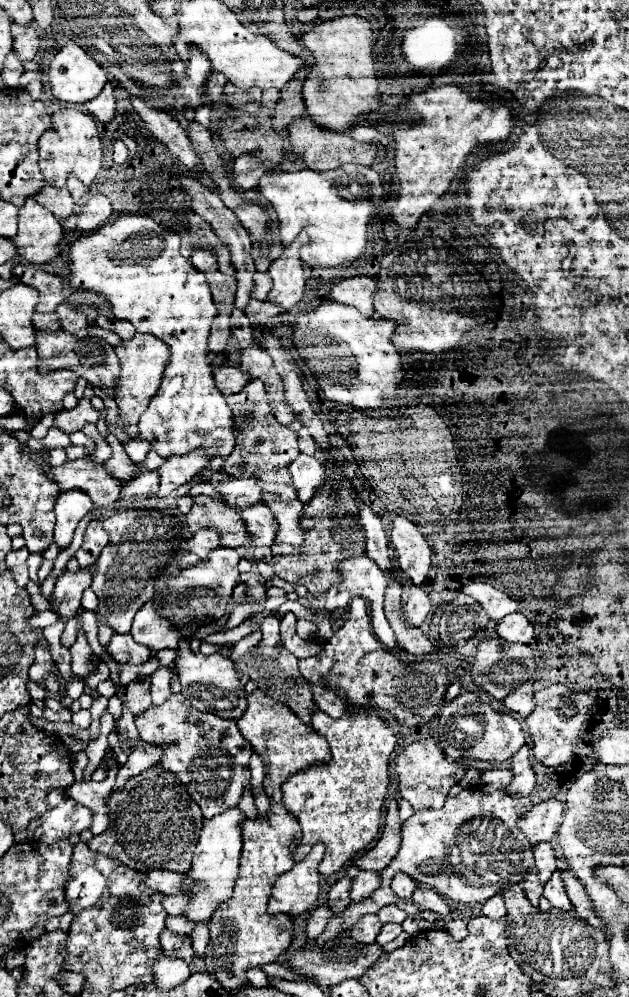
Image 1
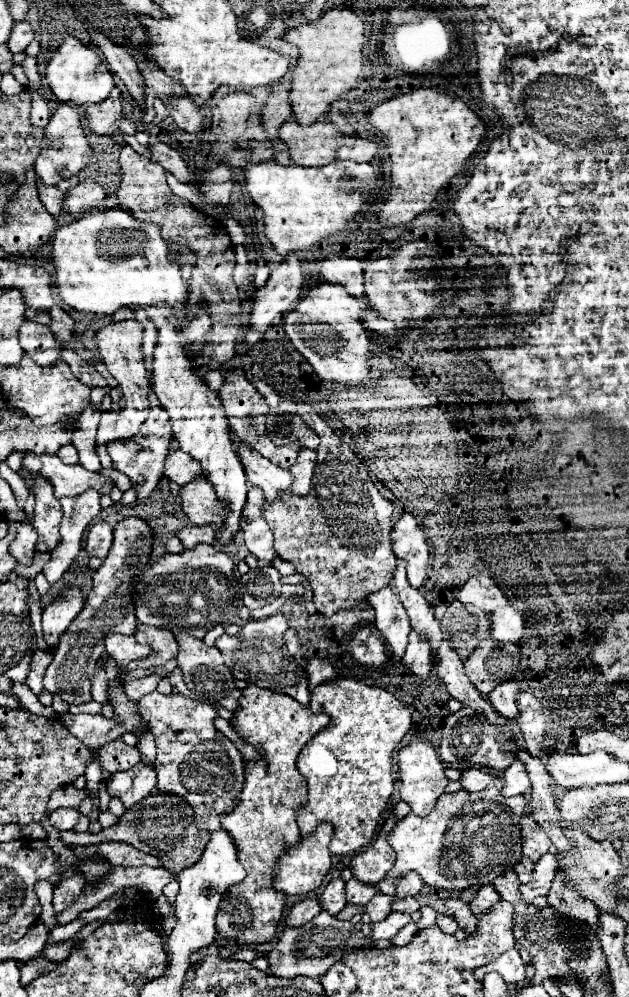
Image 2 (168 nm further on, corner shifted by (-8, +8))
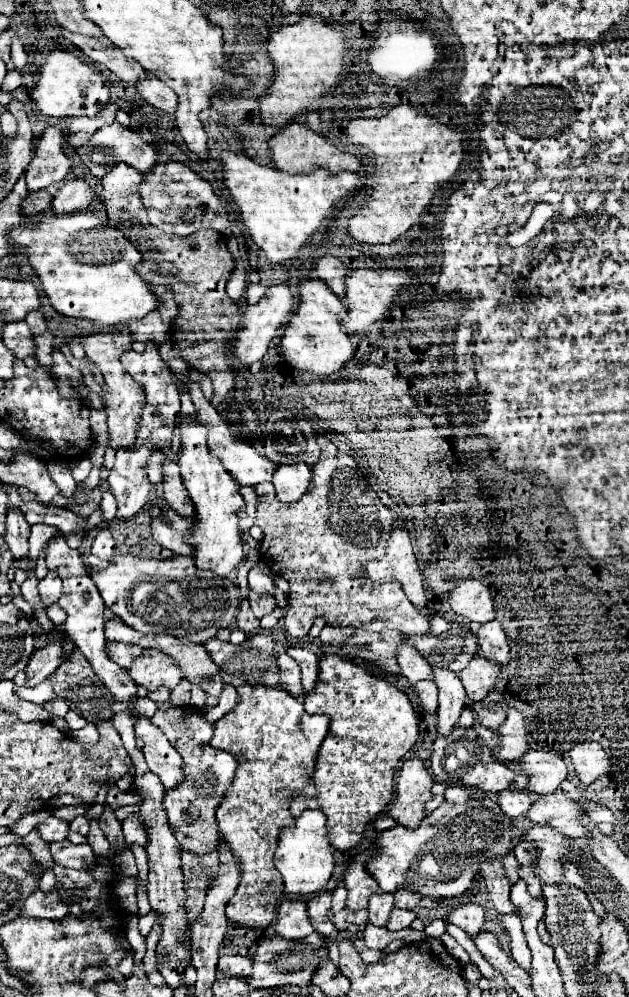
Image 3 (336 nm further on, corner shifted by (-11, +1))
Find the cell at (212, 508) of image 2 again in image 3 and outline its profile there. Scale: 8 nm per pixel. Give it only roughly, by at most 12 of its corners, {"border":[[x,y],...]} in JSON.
{"border":[[163,463],[163,499],[185,517],[195,515],[179,479],[179,465]]}

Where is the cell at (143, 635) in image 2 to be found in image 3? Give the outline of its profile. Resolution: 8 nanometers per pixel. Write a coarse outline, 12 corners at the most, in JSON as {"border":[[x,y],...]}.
{"border":[[145,649],[129,677],[147,691],[173,691],[183,679],[167,655]]}

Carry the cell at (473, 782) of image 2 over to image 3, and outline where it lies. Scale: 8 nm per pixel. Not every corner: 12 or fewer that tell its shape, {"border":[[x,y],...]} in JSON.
{"border":[[449,787],[443,797],[447,803],[467,803],[467,787]]}

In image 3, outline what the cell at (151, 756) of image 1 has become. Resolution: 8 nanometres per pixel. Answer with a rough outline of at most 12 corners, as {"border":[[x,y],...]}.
{"border":[[137,815],[127,817],[123,835],[127,847],[147,845],[147,833]]}

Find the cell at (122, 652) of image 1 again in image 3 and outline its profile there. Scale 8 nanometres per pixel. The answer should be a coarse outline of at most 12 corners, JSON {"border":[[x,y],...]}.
{"border":[[107,643],[113,663],[127,669],[131,659],[139,657],[139,645]]}

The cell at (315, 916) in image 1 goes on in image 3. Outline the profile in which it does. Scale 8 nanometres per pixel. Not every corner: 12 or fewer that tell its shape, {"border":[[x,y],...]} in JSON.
{"border":[[283,901],[275,933],[283,939],[305,939],[313,933],[307,905]]}

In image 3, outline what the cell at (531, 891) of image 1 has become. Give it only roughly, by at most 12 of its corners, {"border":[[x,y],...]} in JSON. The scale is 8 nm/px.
{"border":[[509,853],[501,863],[511,883],[519,881],[517,859]]}

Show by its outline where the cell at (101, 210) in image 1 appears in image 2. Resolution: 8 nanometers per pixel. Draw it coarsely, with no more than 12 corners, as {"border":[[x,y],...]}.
{"border":[[90,179],[72,188],[66,208],[79,215],[102,207],[103,187]]}

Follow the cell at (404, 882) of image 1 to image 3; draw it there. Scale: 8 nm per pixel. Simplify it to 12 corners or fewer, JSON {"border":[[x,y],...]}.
{"border":[[395,891],[395,907],[415,909],[421,895]]}

